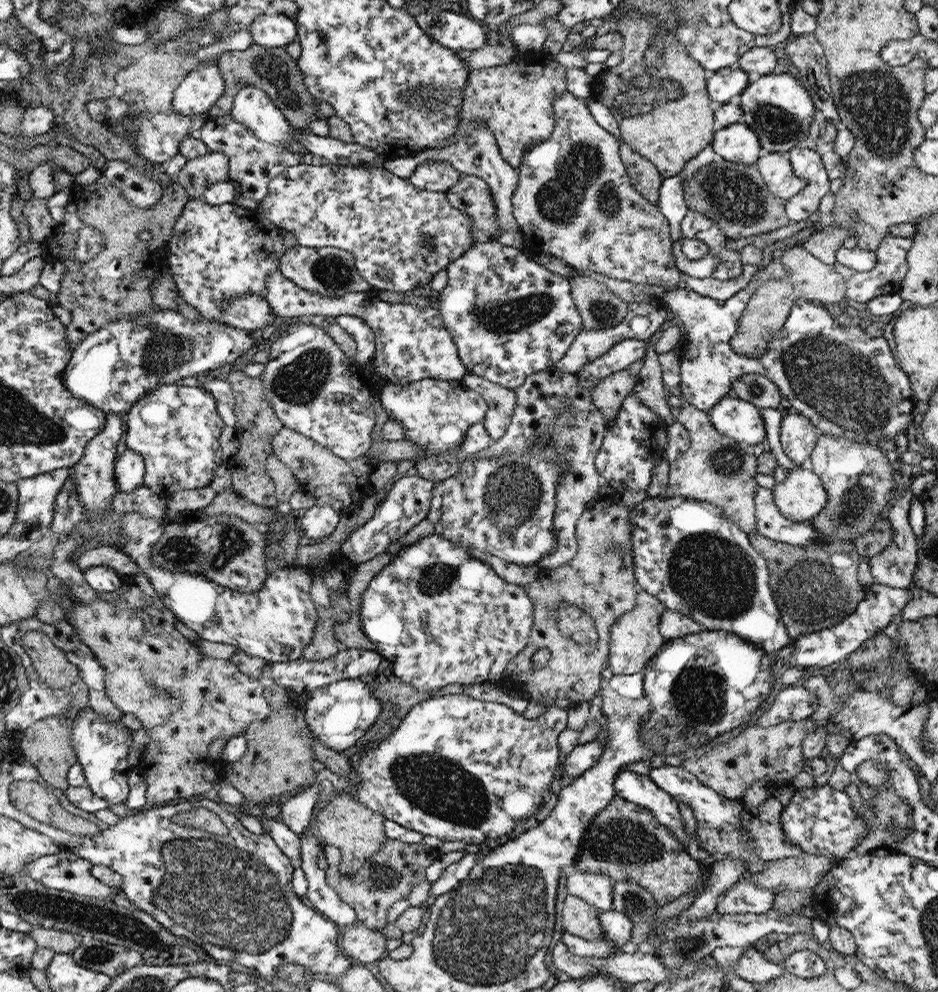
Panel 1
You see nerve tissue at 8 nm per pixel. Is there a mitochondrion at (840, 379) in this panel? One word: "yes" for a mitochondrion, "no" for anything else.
yes

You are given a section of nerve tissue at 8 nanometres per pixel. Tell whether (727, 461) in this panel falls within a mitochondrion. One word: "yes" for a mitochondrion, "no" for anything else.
yes

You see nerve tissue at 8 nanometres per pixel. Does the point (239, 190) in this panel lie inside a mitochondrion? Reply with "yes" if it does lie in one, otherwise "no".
no

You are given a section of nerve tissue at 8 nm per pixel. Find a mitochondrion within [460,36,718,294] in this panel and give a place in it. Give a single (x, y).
(577, 178)

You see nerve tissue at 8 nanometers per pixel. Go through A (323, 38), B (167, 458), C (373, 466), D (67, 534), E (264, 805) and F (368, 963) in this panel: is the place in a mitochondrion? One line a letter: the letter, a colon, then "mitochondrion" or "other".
A: other
B: other
C: other
D: other
E: other
F: other

